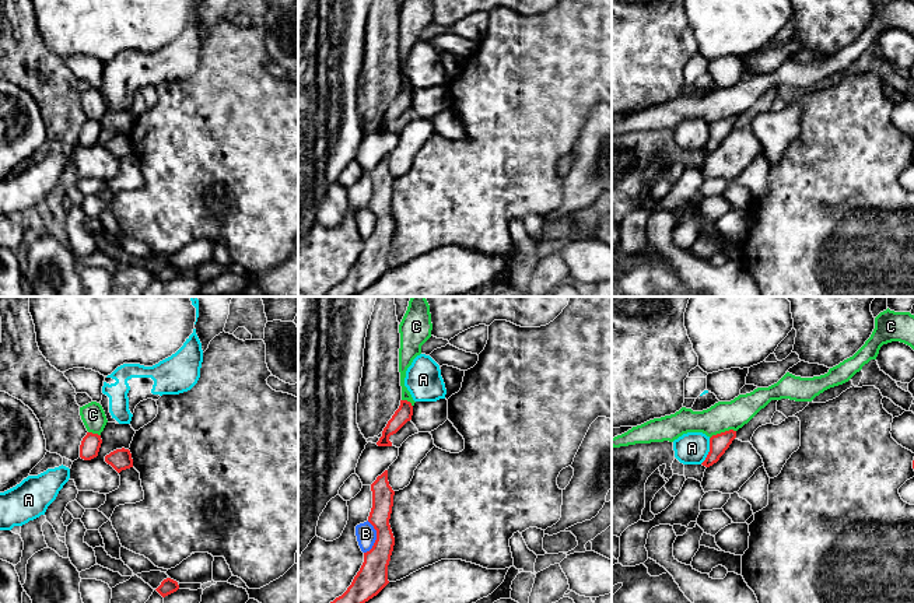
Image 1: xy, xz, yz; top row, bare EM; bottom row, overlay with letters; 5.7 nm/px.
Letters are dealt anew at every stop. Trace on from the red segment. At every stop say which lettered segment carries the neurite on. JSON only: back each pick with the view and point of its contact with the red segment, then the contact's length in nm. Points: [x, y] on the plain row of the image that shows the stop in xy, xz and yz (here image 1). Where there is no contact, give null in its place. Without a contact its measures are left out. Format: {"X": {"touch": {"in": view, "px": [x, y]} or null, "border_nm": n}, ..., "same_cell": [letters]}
{"same_cell": []}

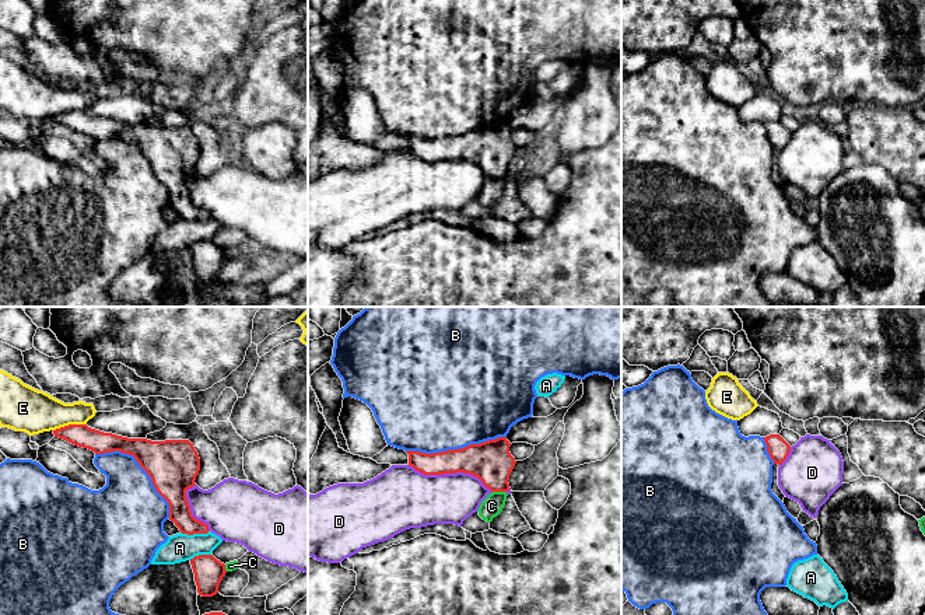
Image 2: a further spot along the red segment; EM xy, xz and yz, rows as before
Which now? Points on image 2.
{"same_cell": []}

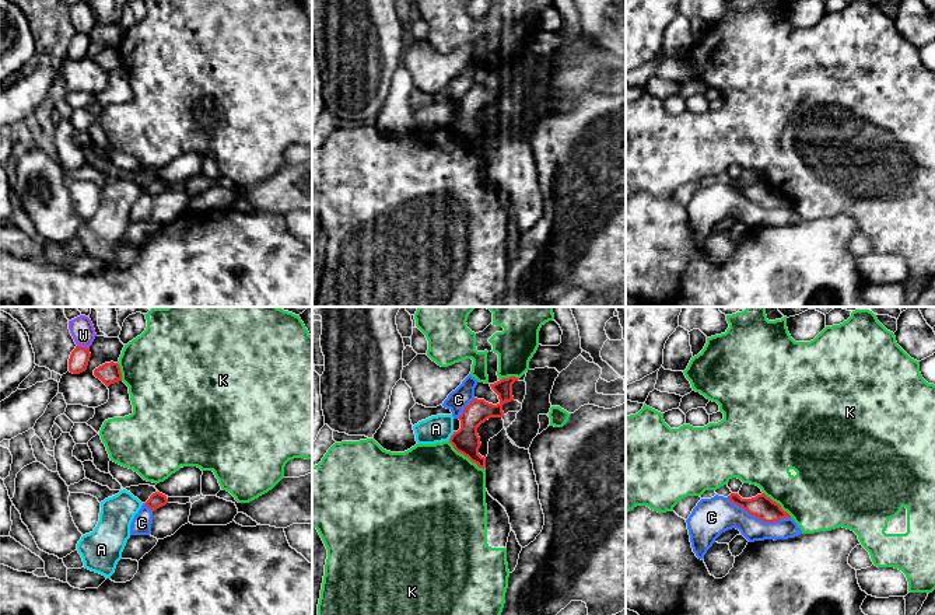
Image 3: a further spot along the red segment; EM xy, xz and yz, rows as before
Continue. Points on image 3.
{"same_cell": []}

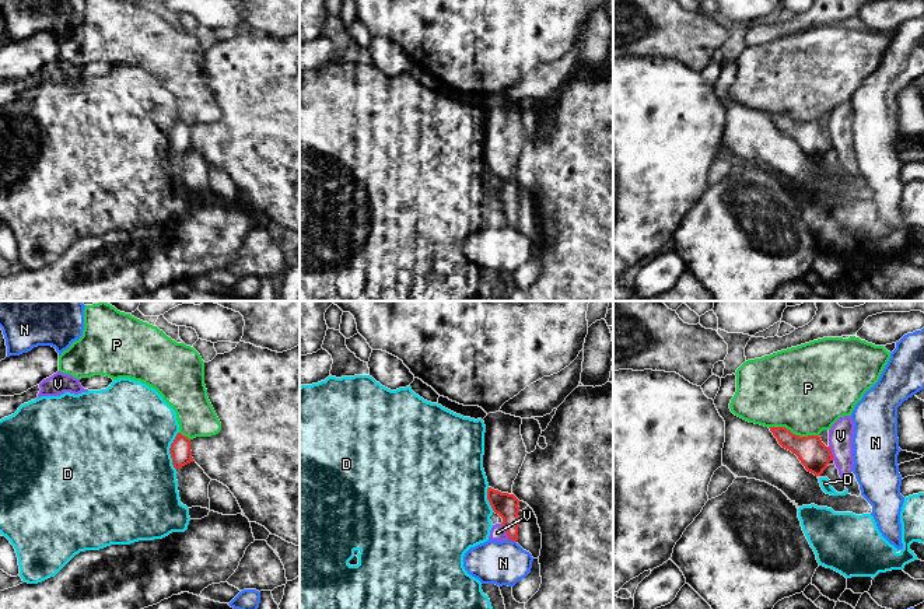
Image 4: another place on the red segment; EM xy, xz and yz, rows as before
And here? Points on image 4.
{"same_cell": []}

